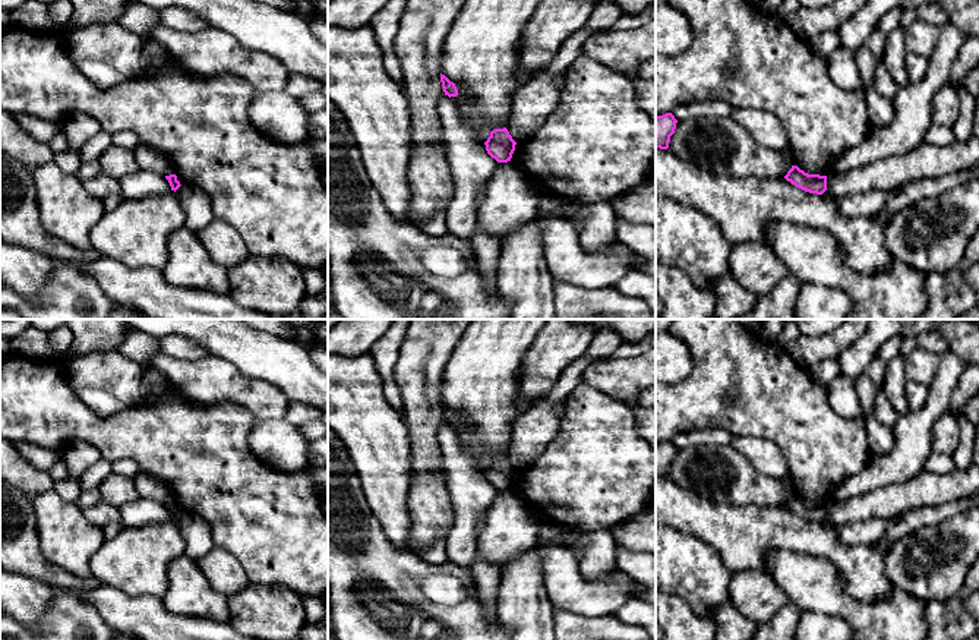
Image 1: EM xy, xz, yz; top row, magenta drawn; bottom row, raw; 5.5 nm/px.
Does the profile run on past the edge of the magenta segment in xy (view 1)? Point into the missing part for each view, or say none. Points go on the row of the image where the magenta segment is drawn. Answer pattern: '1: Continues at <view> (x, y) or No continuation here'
1: No continuation here

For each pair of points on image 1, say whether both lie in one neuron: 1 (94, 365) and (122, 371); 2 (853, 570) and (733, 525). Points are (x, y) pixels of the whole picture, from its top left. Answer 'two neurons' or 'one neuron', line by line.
1: one neuron
2: one neuron

